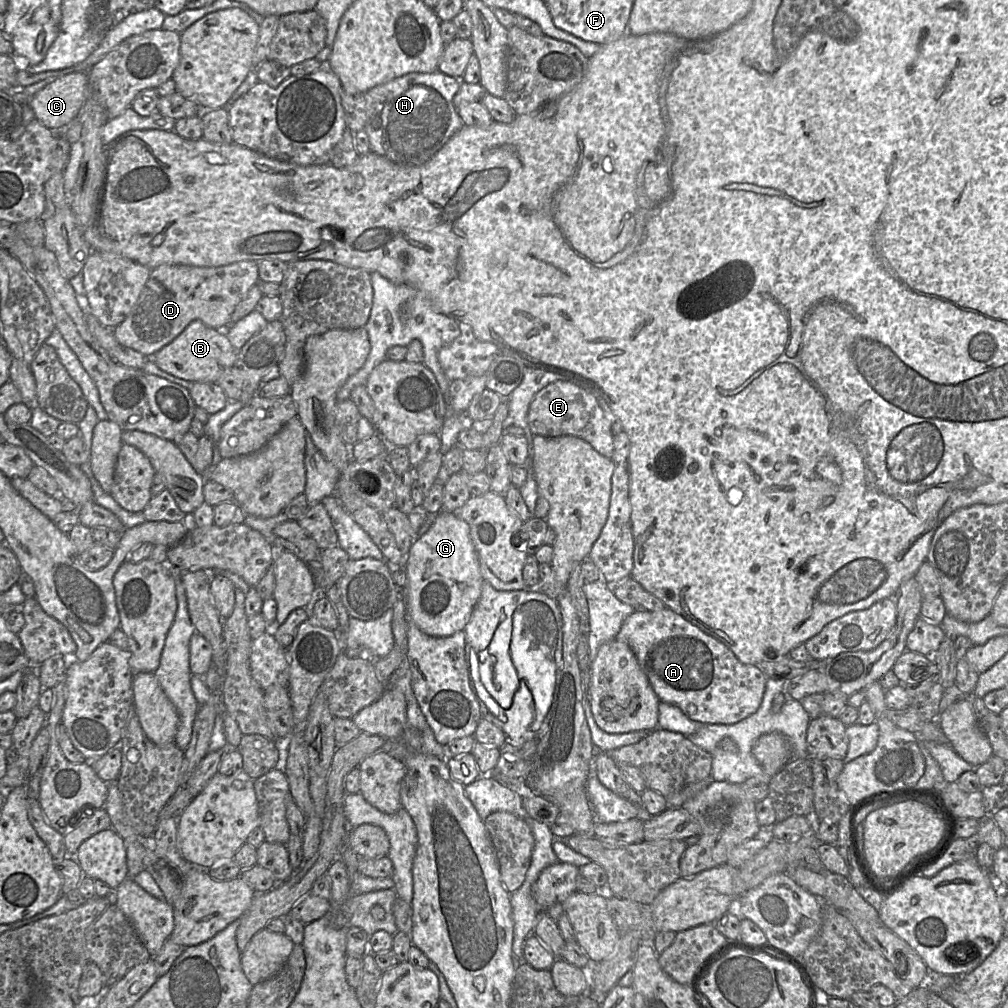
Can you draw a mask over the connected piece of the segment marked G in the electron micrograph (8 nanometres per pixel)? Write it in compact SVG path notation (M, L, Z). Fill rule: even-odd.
M442 510L429 530L416 539L406 561L406 609L411 621L432 637L463 631L471 618L484 579L469 525L455 513Z

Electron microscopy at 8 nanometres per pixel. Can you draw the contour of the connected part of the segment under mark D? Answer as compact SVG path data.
M238 261L228 265L219 266L219 267L195 267L189 265L175 265L175 264L163 264L154 269L152 269L150 276L143 288L143 291L132 309L129 315L125 320L113 328L114 335L116 339L124 346L132 348L145 357L153 357L155 353L161 350L163 347L171 343L177 336L179 336L185 328L193 321L199 320L205 325L214 328L216 330L225 330L230 325L231 316L237 307L237 305L245 298L249 290L259 283L259 274L258 274L258 264L256 261Z

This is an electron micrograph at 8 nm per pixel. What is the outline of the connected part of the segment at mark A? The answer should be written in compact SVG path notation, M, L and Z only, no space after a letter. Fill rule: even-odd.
M667 607L656 611L635 610L624 620L621 629L615 639L627 643L629 647L632 649L641 669L646 674L660 702L665 702L679 707L682 710L682 712L693 721L708 724L735 724L743 720L744 718L748 717L749 715L755 713L762 702L767 677L765 676L764 672L760 669L760 667L740 662L734 655L734 653L726 645L724 645L722 642L715 639L714 637L706 634L697 626L691 624L689 621L683 618L683 616Z

